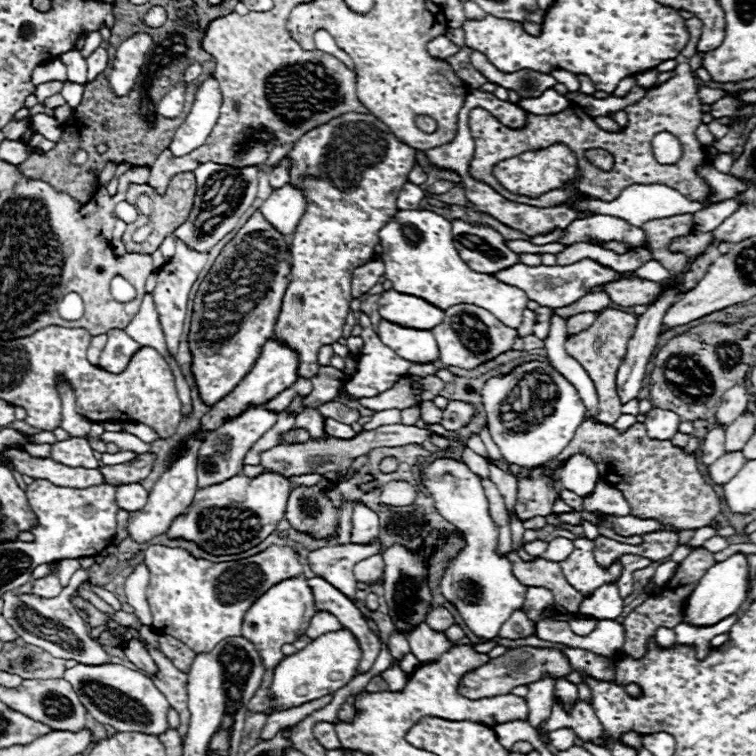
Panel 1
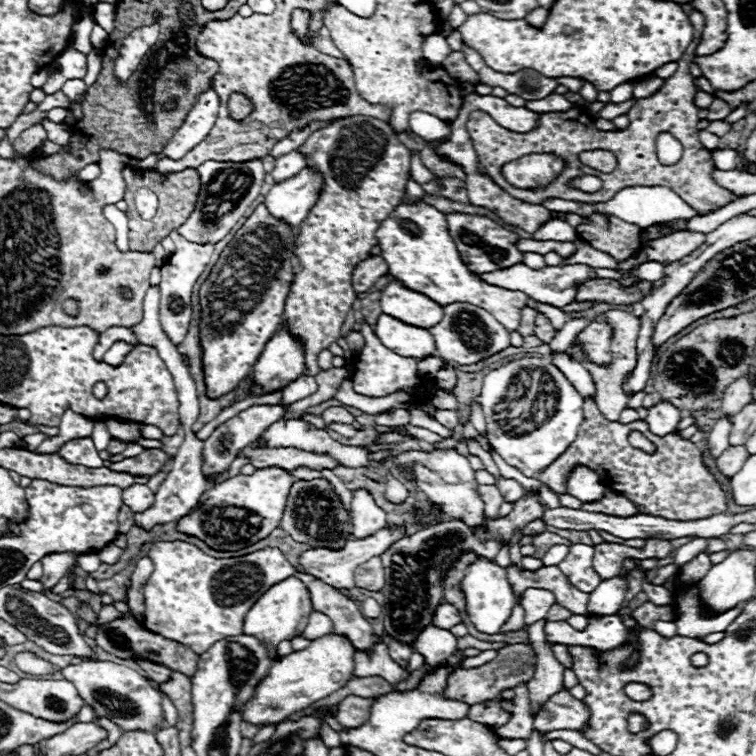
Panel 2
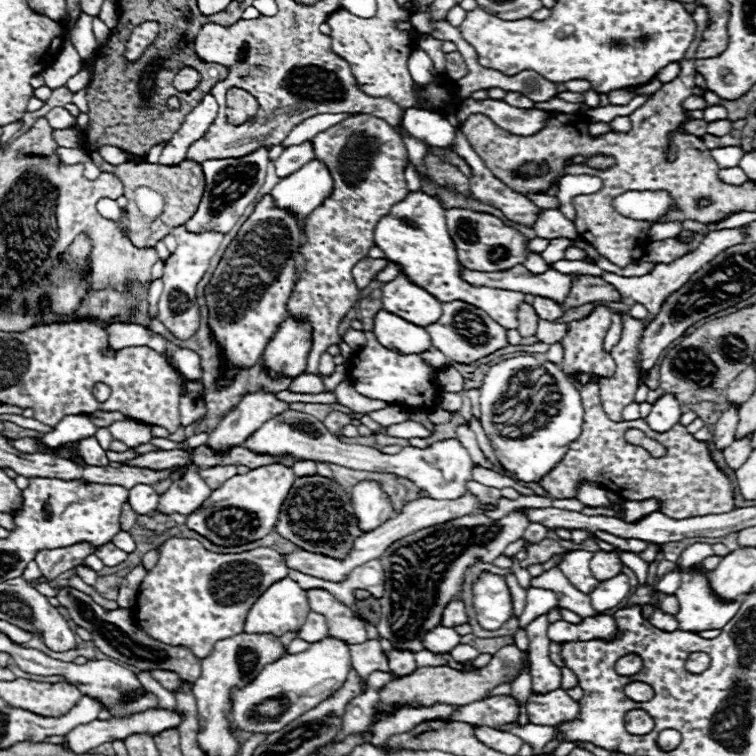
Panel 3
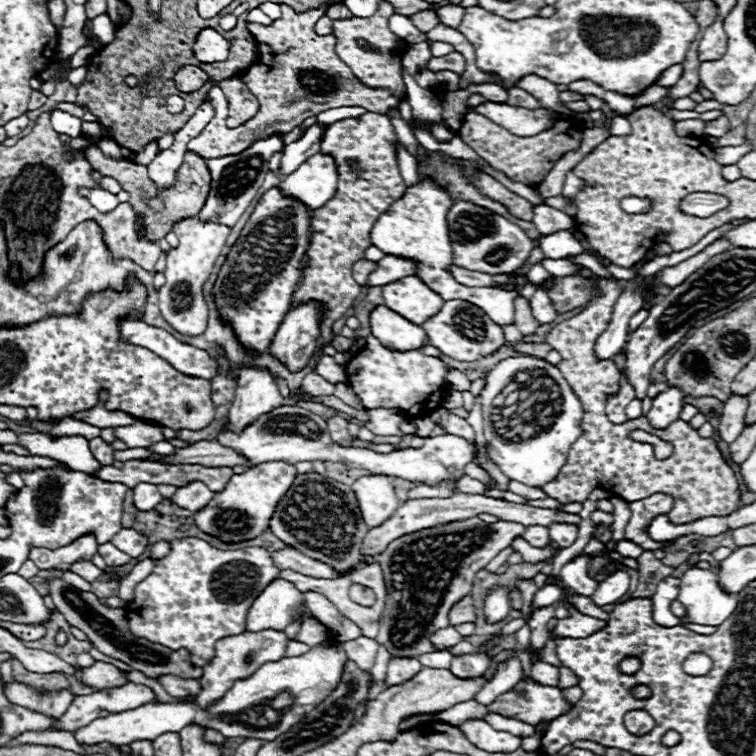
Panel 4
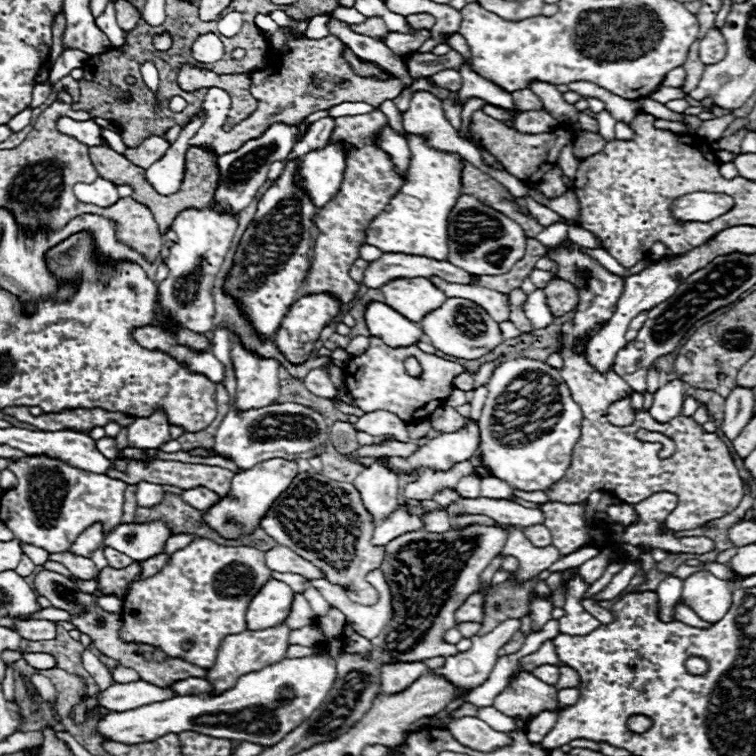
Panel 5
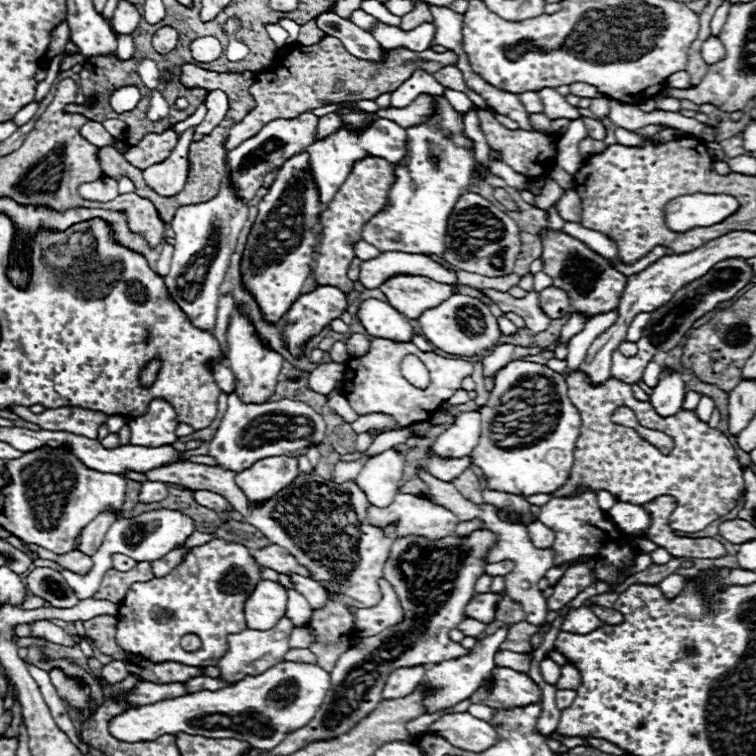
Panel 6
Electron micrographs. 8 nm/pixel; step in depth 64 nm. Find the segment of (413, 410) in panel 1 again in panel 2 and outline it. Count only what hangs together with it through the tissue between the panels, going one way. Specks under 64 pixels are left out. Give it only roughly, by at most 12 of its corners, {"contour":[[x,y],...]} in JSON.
{"contour":[[392,410],[392,416],[374,416],[380,426],[410,424],[408,410]]}

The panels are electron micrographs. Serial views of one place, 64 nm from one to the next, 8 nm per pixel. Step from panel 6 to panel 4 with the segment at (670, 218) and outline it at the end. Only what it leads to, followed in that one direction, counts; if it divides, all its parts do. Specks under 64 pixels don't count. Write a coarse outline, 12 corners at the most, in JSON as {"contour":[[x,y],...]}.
{"contour":[[704,192],[684,200],[682,210],[708,216],[728,204],[726,198]]}

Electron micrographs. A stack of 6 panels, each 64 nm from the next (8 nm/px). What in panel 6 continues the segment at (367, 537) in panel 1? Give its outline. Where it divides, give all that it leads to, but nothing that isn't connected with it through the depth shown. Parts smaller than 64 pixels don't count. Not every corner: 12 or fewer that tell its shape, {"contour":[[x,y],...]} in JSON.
{"contour":[[404,456],[370,458],[354,482],[372,506],[398,494]]}

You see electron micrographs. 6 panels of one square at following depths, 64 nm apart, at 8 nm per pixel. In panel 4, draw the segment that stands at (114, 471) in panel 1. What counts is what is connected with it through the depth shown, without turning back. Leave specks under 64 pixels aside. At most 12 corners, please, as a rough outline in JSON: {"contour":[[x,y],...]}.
{"contour":[[202,440],[178,448],[162,464],[246,466],[244,454]]}

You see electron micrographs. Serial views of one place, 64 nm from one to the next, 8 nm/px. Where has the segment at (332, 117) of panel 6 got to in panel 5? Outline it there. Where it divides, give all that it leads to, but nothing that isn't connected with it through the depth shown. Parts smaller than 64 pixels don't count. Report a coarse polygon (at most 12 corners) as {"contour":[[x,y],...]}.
{"contour":[[334,118],[310,124],[294,144],[288,160],[324,148],[334,130]]}

